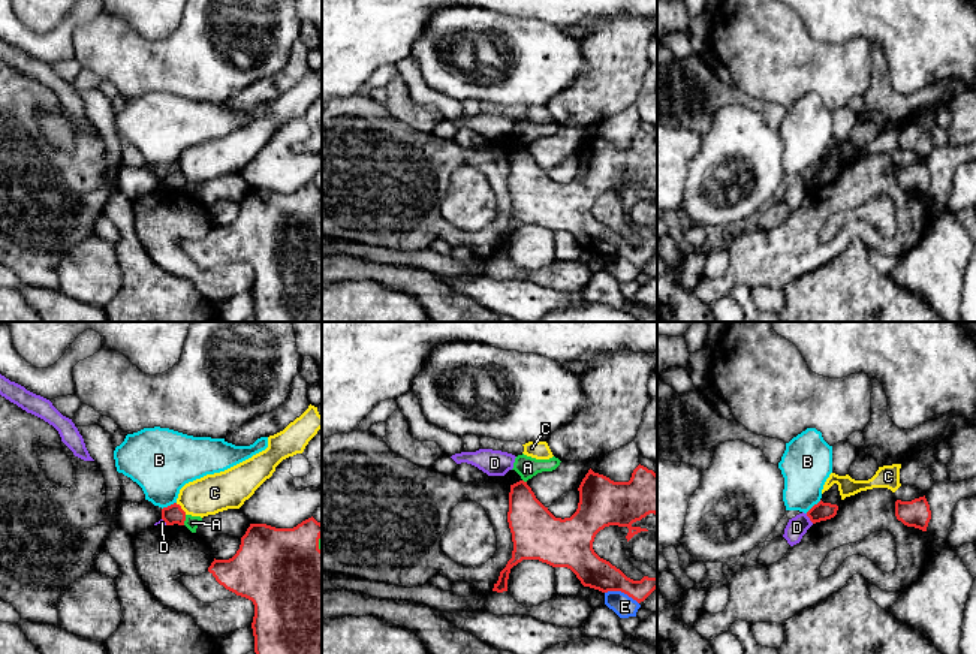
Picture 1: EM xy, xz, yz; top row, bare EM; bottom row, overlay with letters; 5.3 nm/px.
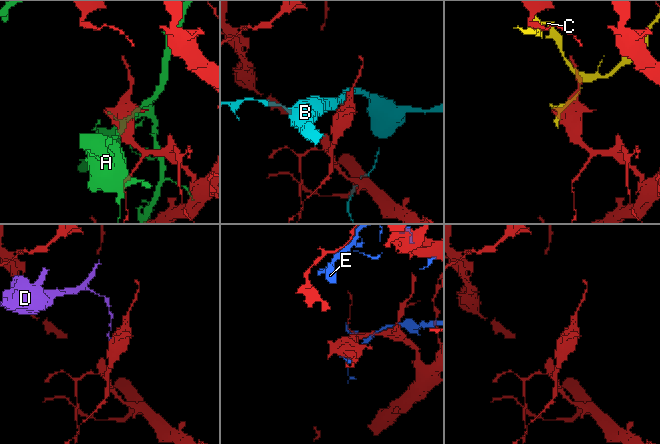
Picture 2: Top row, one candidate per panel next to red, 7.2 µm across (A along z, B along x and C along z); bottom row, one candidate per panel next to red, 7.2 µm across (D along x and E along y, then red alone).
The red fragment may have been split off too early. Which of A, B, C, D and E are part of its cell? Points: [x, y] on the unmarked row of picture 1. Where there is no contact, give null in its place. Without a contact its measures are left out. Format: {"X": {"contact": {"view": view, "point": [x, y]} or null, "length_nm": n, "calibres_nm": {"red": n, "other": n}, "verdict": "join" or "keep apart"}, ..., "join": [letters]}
{"A": {"contact": {"view": "xy", "point": [184, 184]}, "length_nm": 60, "calibres_nm": {"red": 100, "other": 70}, "verdict": "keep apart"}, "B": {"contact": {"view": "xy", "point": [168, 171]}, "length_nm": 90, "calibres_nm": {"red": 100, "other": 360}, "verdict": "keep apart"}, "C": {"contact": {"view": "xy", "point": [180, 172]}, "length_nm": 90, "calibres_nm": {"red": 100, "other": 200}, "verdict": "keep apart"}, "D": {"contact": {"view": "yz", "point": [809, 181]}, "length_nm": 70, "calibres_nm": {"red": 100, "other": 110}, "verdict": "keep apart"}, "E": {"contact": {"view": "xz", "point": [621, 256]}, "length_nm": 200, "calibres_nm": {"red": 170, "other": 120}, "verdict": "keep apart"}, "join": []}

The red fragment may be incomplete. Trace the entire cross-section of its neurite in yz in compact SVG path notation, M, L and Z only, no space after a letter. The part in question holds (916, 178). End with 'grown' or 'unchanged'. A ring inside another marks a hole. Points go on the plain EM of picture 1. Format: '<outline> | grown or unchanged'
M925 160L912 166L897 165L895 181L907 192L915 192L927 196L928 187L931 184L931 175Z | unchanged

